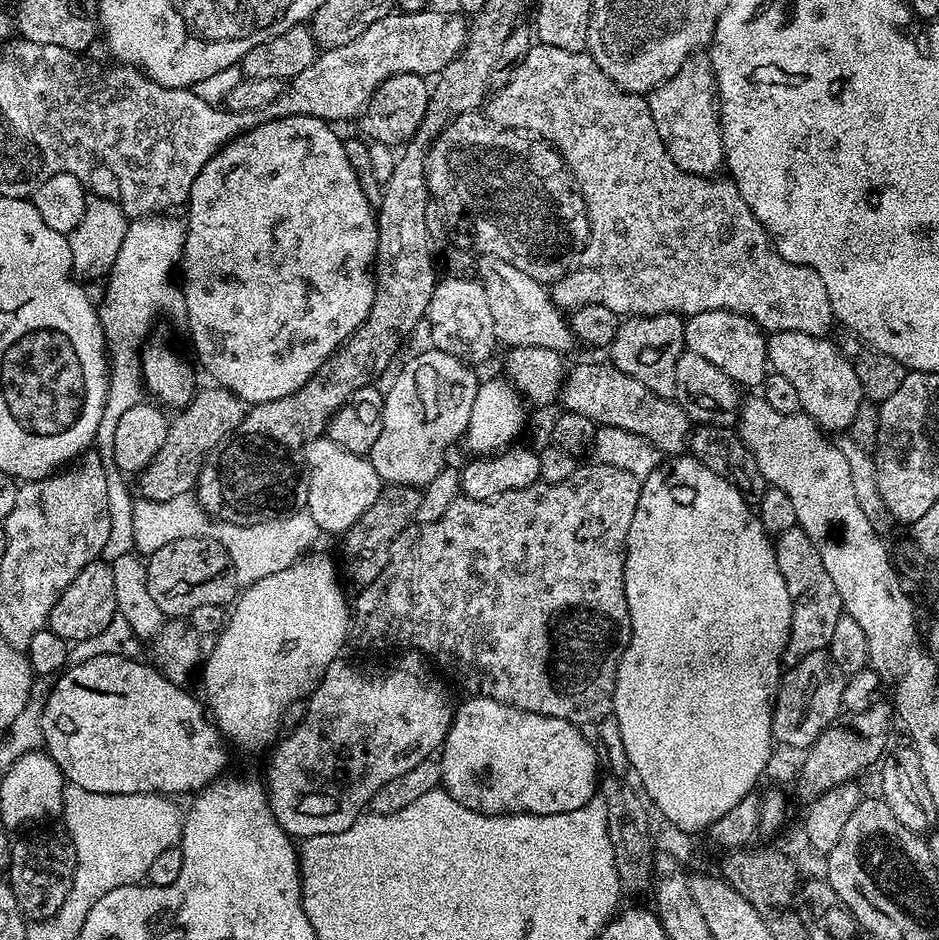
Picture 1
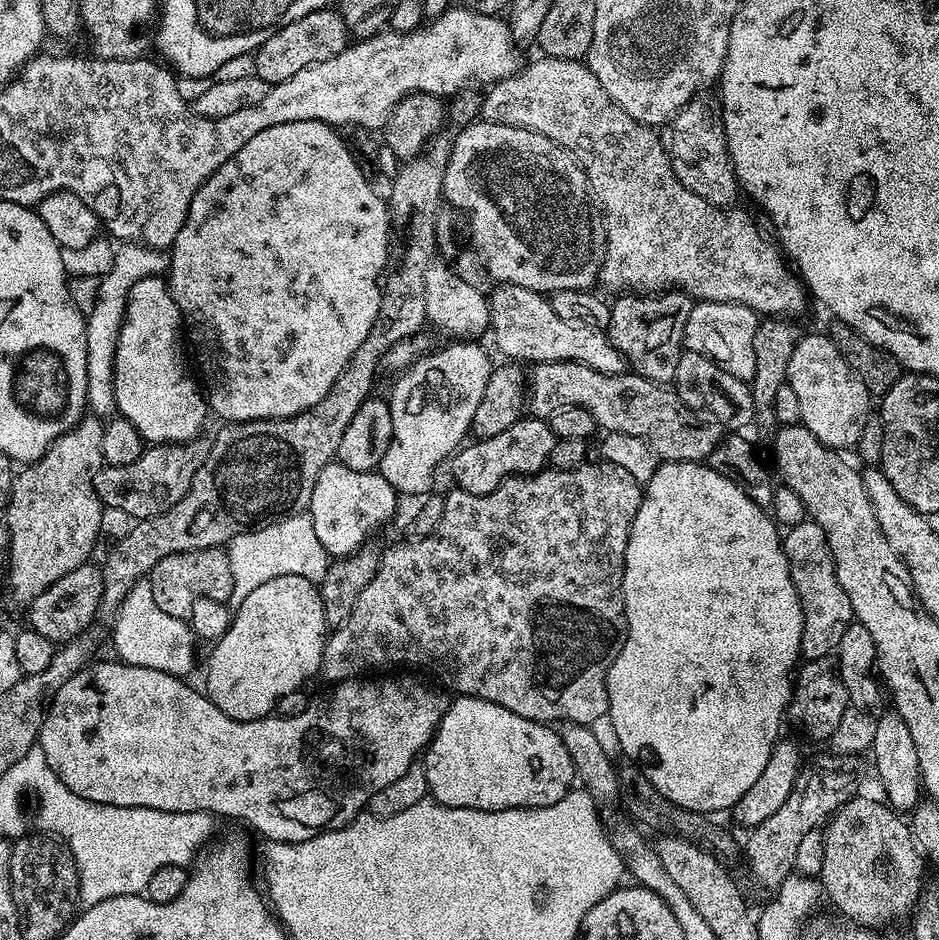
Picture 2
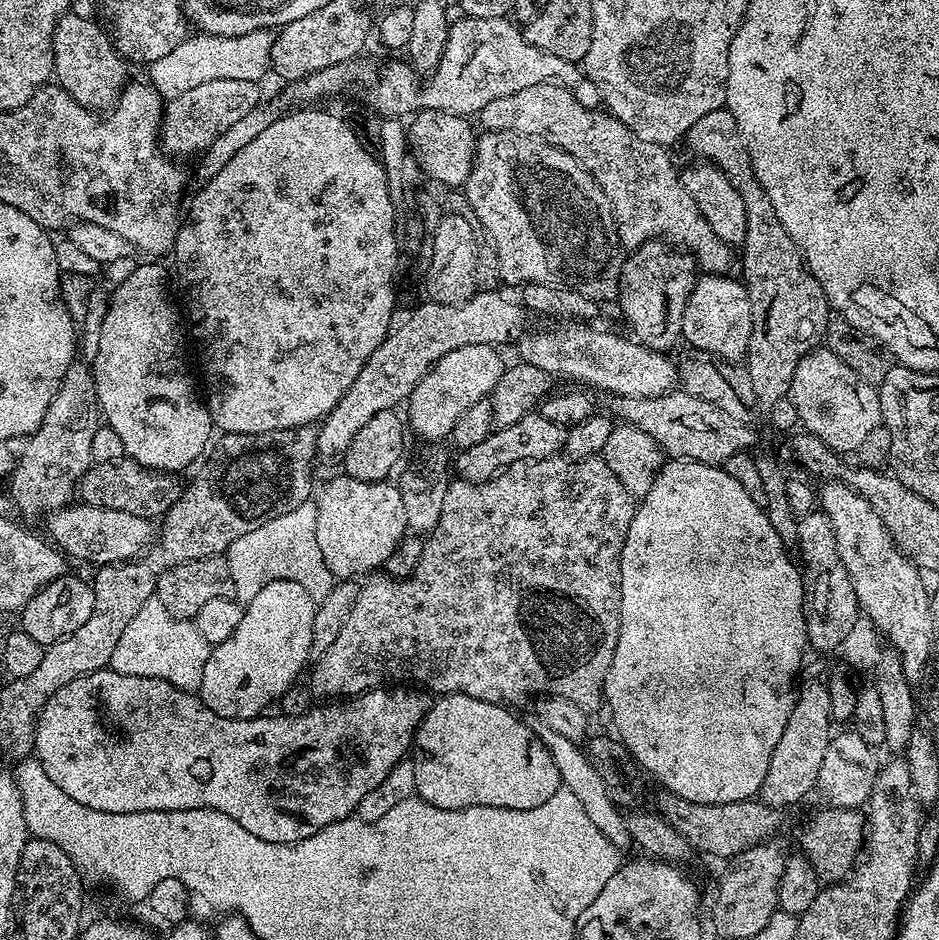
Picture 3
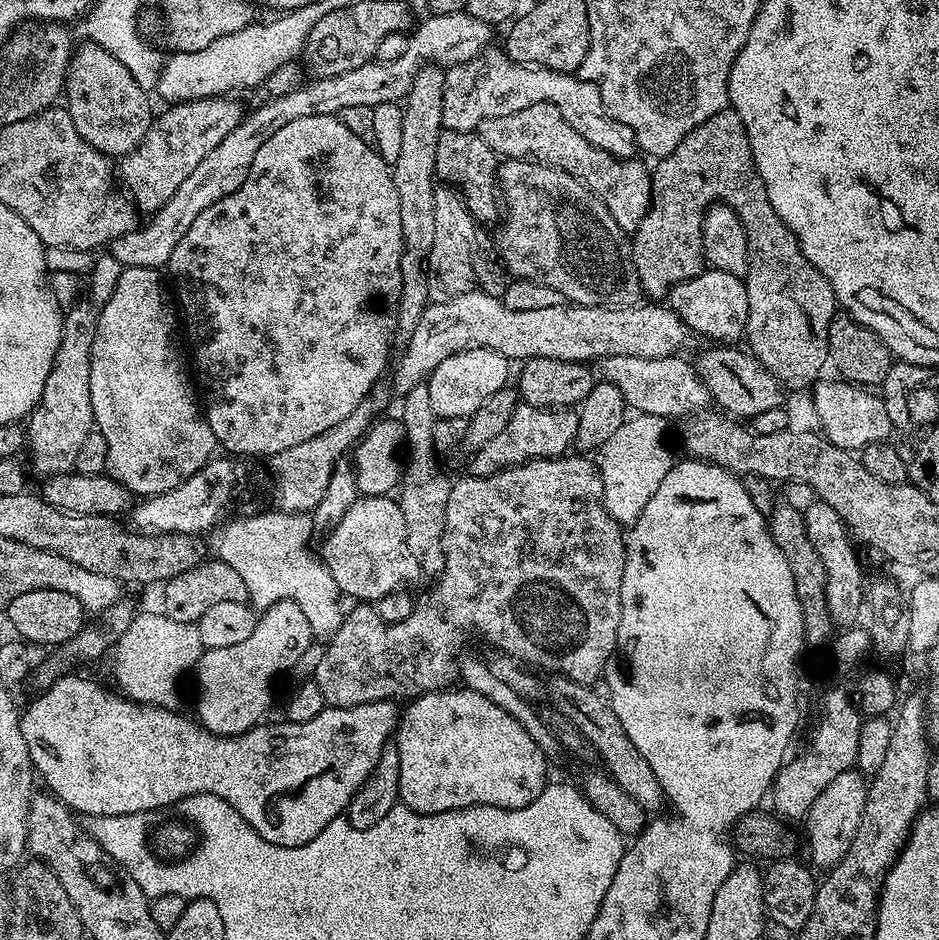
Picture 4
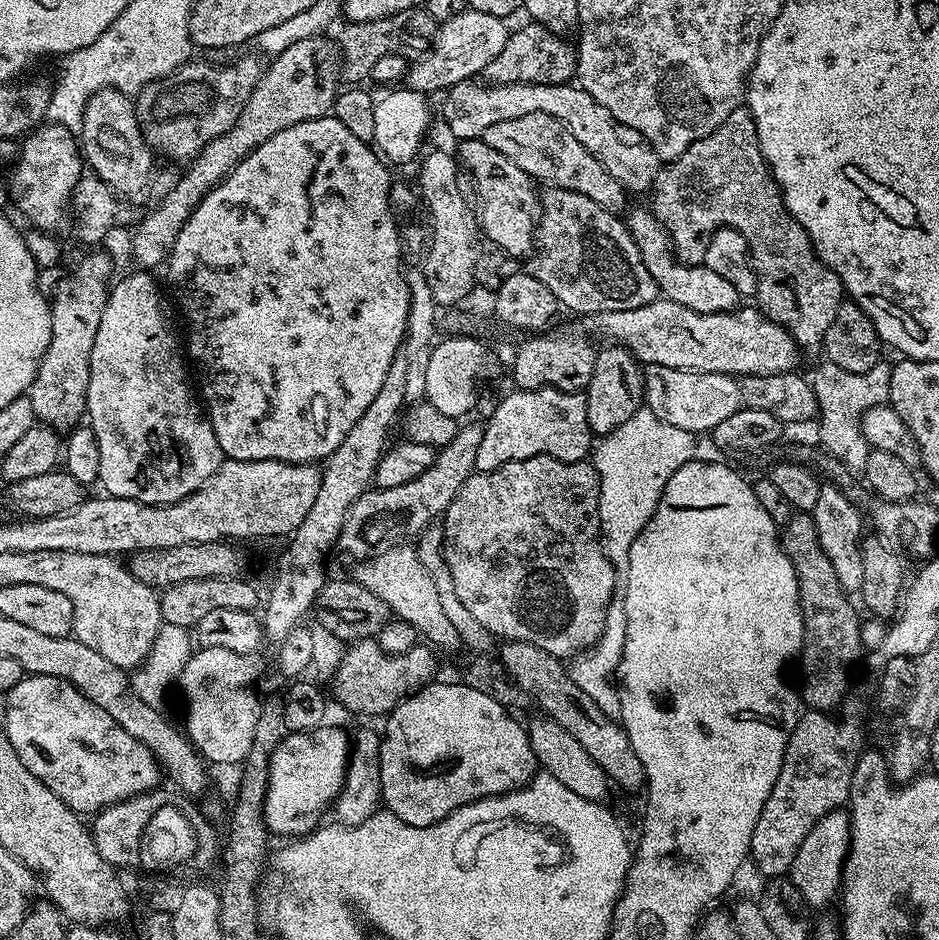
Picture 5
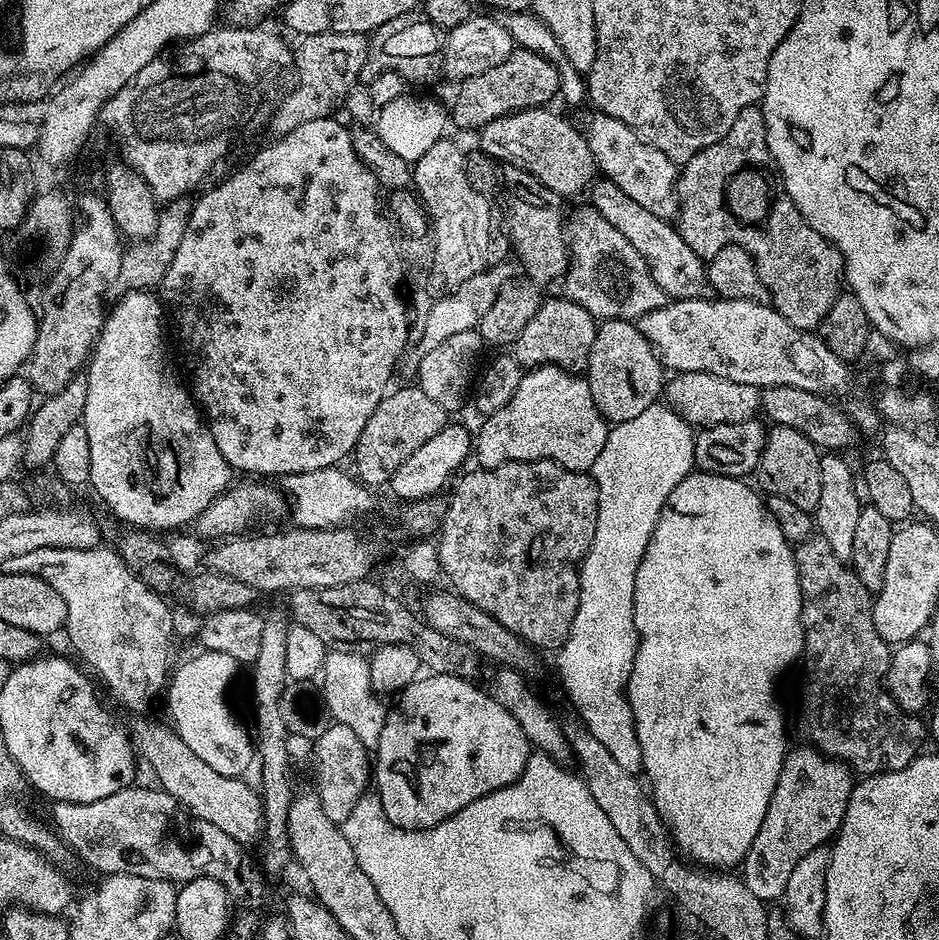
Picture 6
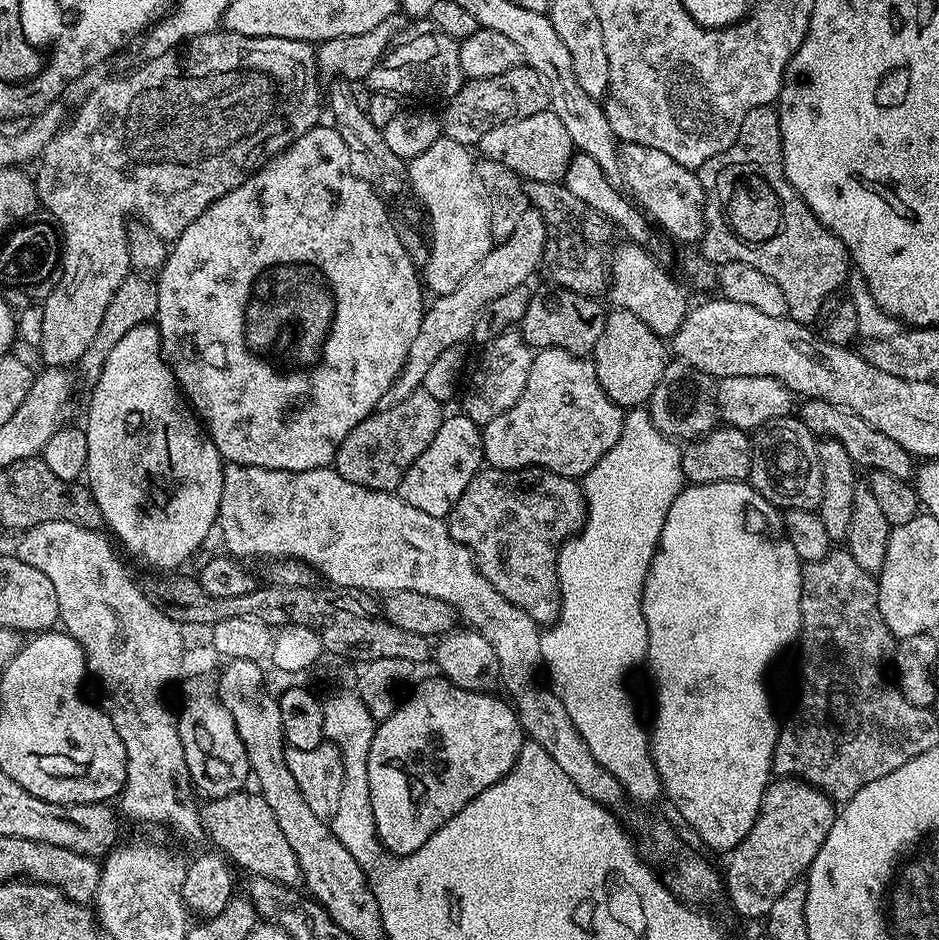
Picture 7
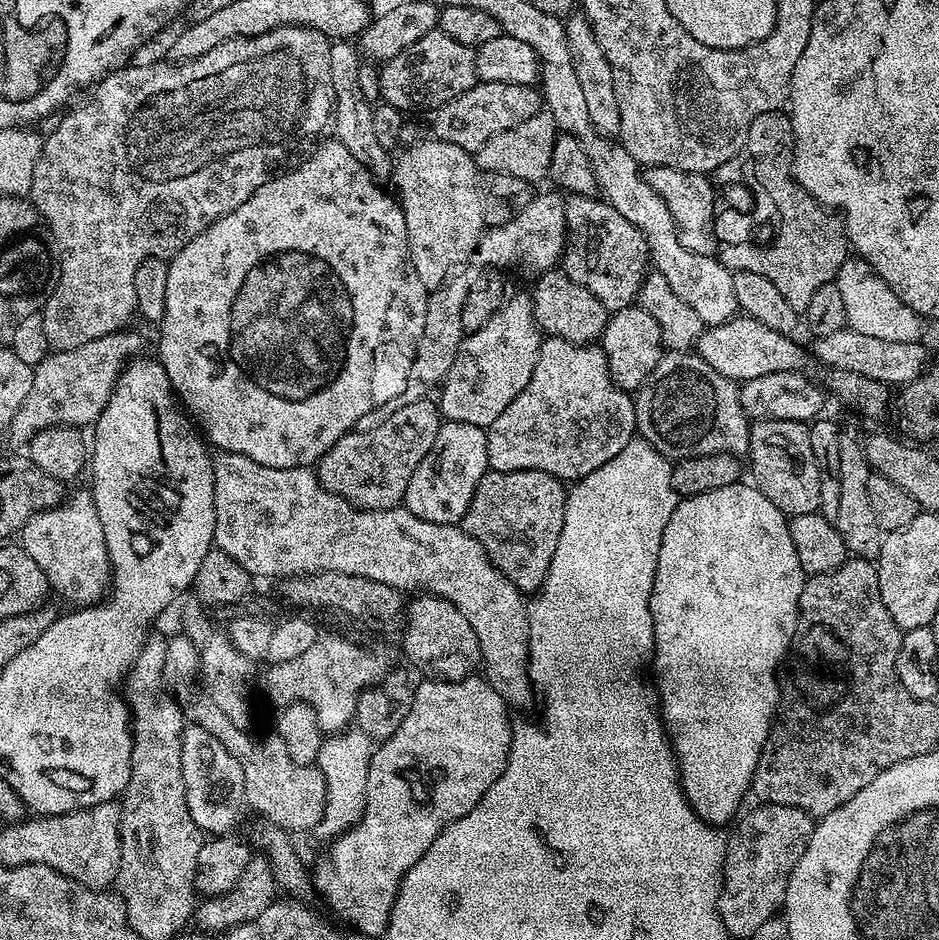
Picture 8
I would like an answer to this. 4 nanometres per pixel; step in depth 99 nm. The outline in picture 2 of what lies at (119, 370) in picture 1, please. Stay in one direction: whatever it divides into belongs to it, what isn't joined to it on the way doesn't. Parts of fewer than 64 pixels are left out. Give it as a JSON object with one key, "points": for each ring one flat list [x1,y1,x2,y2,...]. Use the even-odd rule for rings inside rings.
{"points":[[124,242,116,248,114,266,106,275,99,277,100,301,86,316,86,376,88,378,88,403,91,415,108,418,116,407,112,389,112,359,116,356,116,339,124,324,124,307,128,296,138,282,151,276,167,273,169,257,161,249,148,248,144,244]]}

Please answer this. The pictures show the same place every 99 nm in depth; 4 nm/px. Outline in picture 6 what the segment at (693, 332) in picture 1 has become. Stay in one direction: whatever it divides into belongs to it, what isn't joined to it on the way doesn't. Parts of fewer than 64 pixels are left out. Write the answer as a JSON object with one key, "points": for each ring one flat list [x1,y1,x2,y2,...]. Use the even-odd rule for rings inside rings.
{"points":[[607,178,593,179,590,185,591,196,591,207,600,211,602,218,606,218,606,222,610,222,610,226,614,226,614,230,618,230,618,234,622,234,622,238,631,242,634,250,644,256,654,282,662,286,668,297,672,300,703,300,713,295,705,261,700,260,698,254,690,250,690,246,686,246,675,223,654,218,650,210,634,202,634,198,618,190,618,186,614,186,614,182]]}

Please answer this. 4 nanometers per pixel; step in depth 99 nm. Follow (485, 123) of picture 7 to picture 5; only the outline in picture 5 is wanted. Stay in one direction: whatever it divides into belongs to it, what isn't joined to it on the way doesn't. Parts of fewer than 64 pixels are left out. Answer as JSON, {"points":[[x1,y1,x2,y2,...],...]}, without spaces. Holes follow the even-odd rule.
{"points":[[527,22,520,29,509,31,502,54,486,66,482,76,490,84,566,84,576,75,577,49,567,44,559,31,547,24]]}

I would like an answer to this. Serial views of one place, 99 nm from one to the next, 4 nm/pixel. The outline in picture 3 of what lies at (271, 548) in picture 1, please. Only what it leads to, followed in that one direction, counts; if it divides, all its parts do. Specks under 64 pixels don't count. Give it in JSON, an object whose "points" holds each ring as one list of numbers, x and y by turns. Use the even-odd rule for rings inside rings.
{"points":[[312,502,298,506,298,510,290,510,290,514,270,518,270,522,258,526,258,530,250,530,250,534,242,534,228,548,226,559,230,566,235,599,243,605,249,604,256,593,256,568,260,568,265,581,298,582,316,602,330,594,334,583,331,570,326,562,322,562,322,550,318,550,318,514]]}

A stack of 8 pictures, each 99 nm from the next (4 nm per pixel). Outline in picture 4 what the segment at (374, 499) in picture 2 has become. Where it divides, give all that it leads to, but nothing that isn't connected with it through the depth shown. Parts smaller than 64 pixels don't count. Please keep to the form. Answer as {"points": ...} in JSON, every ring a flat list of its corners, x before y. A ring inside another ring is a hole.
{"points":[[391,495,360,496,344,513,341,520,331,525,324,540,322,559,330,570,334,582,338,582,345,597,353,596,356,602,377,602,384,595,399,593,411,580,421,579,422,569,410,558,410,546,406,546,406,518,399,503]]}

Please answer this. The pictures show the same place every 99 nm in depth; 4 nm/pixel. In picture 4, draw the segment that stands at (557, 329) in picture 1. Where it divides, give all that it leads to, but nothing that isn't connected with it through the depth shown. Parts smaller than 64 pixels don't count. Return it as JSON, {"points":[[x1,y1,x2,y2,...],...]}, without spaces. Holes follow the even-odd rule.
{"points":[[673,354,660,359,612,355,603,357,599,364,603,374,601,377,607,383,617,385,625,405,637,413,670,420,670,417,683,418,703,411,711,403,709,391,698,378,695,365,690,360,682,359,681,355]]}

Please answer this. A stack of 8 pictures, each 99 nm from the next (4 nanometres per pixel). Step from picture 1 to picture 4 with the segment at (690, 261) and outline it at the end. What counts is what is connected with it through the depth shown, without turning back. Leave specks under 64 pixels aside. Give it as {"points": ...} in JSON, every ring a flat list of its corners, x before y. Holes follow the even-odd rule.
{"points":[[548,100,526,106,524,110,512,114,486,118,480,124,478,134,497,157,524,158,531,154,537,161,561,168,562,171,578,178,604,203,606,210,610,210,614,222,618,222,618,226,626,233,631,233,638,226,638,222,652,205,652,174,649,165,644,165,640,158,621,158,610,155,606,150,600,150,598,146,588,142,578,130,574,130,574,126,570,126,570,122,562,118,558,106,554,106]]}

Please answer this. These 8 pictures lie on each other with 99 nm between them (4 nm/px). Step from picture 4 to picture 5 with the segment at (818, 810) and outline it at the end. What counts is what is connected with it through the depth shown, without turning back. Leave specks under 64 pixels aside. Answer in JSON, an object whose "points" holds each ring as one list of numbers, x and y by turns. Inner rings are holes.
{"points":[[844,810,827,812,816,825,802,838,798,854,792,863,790,879,802,894,809,909,824,908,832,899,837,899,842,884,844,862,848,858,848,847,852,844,852,822,849,813]]}

